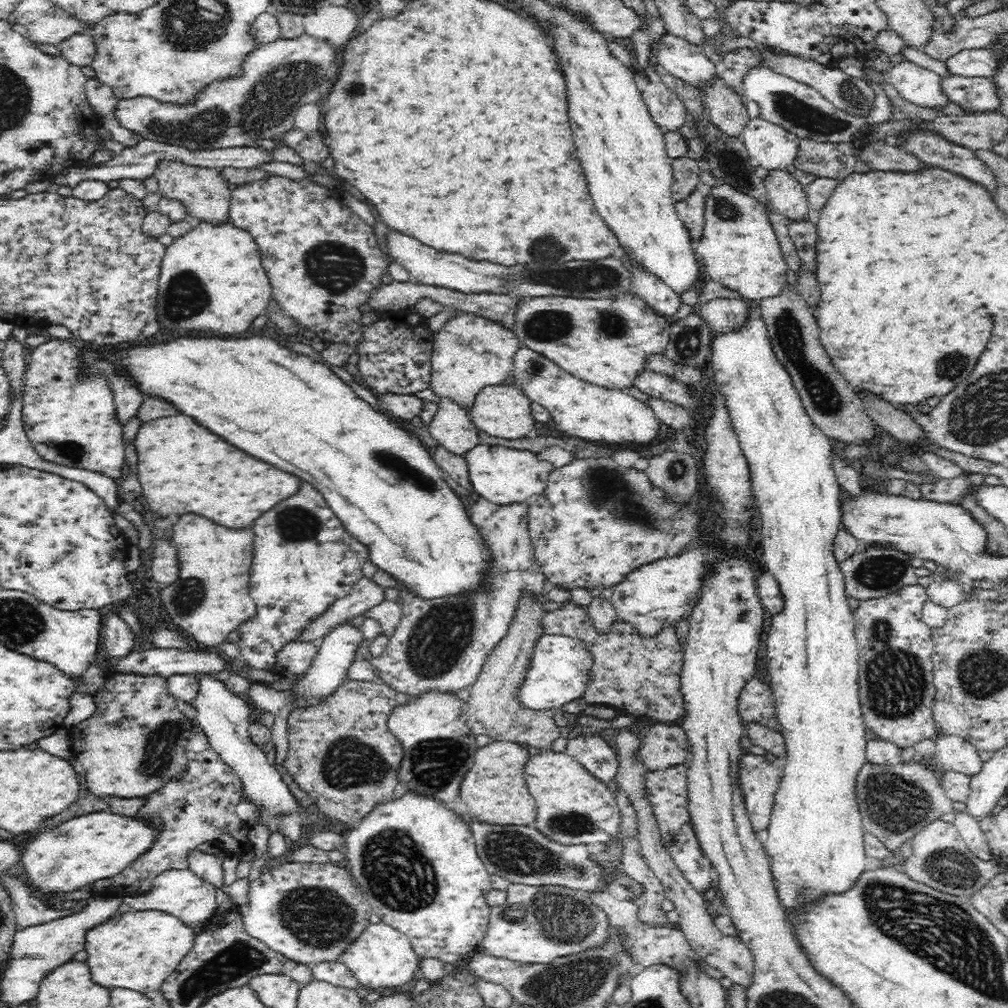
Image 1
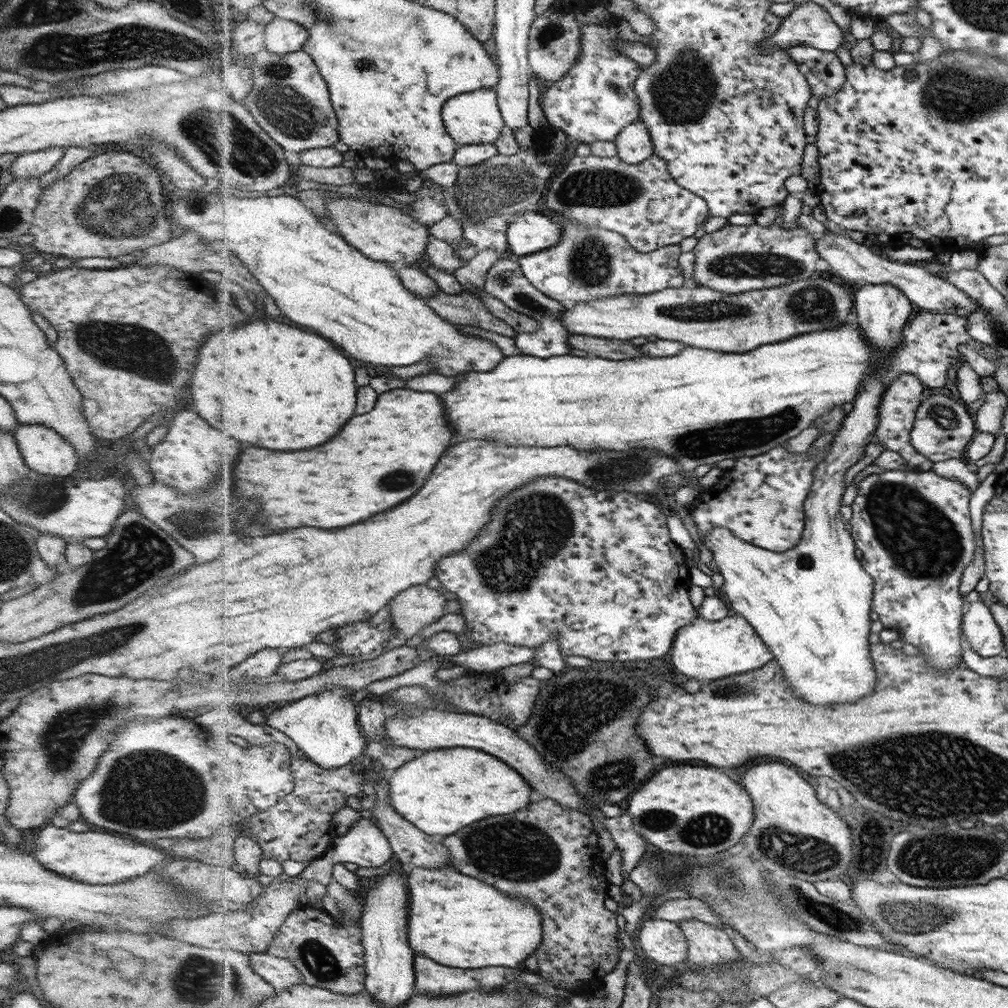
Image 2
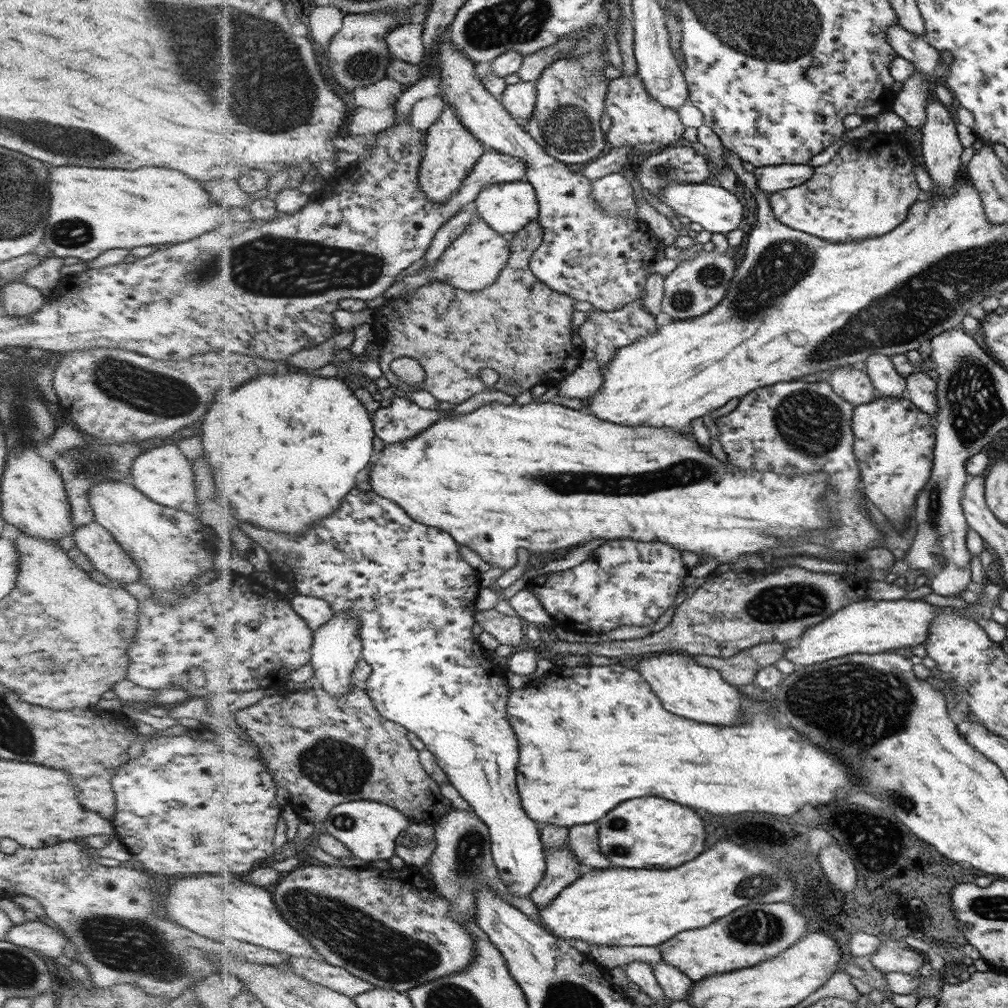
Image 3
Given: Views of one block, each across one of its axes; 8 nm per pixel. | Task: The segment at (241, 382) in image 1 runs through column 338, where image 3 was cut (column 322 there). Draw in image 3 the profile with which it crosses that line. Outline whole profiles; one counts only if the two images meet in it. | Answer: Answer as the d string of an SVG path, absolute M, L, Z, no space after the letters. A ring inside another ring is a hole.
M314 367L307 369L307 373L292 372L286 375L262 376L258 380L252 380L248 384L244 384L244 388L238 388L236 392L232 392L228 396L228 390L218 392L208 412L203 416L202 420L202 436L204 452L212 464L212 472L214 472L214 490L216 490L216 500L222 502L232 502L234 510L236 510L236 518L242 522L252 522L252 524L260 524L262 528L268 530L278 530L278 532L288 532L288 534L304 534L308 532L318 522L332 516L338 510L342 503L345 502L347 496L356 488L356 484L361 480L362 472L372 464L374 456L374 440L376 440L377 432L375 430L374 414L370 412L364 401L356 393L356 385L350 378L343 376L334 378L319 378L314 376Z

